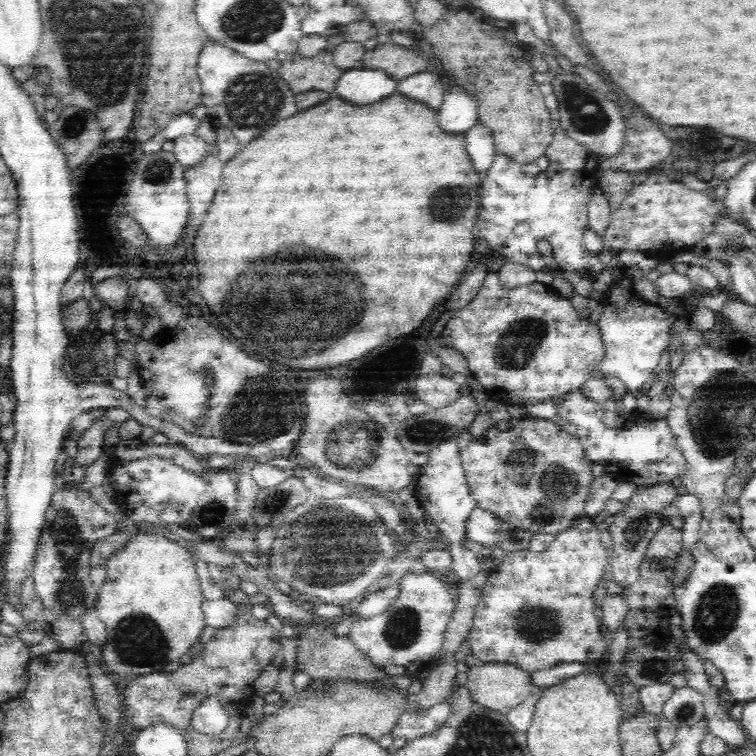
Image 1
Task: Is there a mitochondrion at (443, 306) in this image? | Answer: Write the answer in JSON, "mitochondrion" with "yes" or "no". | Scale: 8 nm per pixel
{"mitochondrion":"no"}

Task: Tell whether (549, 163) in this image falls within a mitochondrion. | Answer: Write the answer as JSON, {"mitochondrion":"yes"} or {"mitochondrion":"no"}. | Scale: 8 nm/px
{"mitochondrion":"no"}

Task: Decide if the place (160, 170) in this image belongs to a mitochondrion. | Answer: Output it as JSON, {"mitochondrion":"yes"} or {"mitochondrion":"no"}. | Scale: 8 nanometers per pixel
{"mitochondrion":"yes"}

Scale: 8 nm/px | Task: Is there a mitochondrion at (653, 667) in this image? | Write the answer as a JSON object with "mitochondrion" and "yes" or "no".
{"mitochondrion":"yes"}

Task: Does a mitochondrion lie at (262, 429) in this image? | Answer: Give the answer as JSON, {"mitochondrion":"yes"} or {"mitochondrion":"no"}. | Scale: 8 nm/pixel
{"mitochondrion":"yes"}

